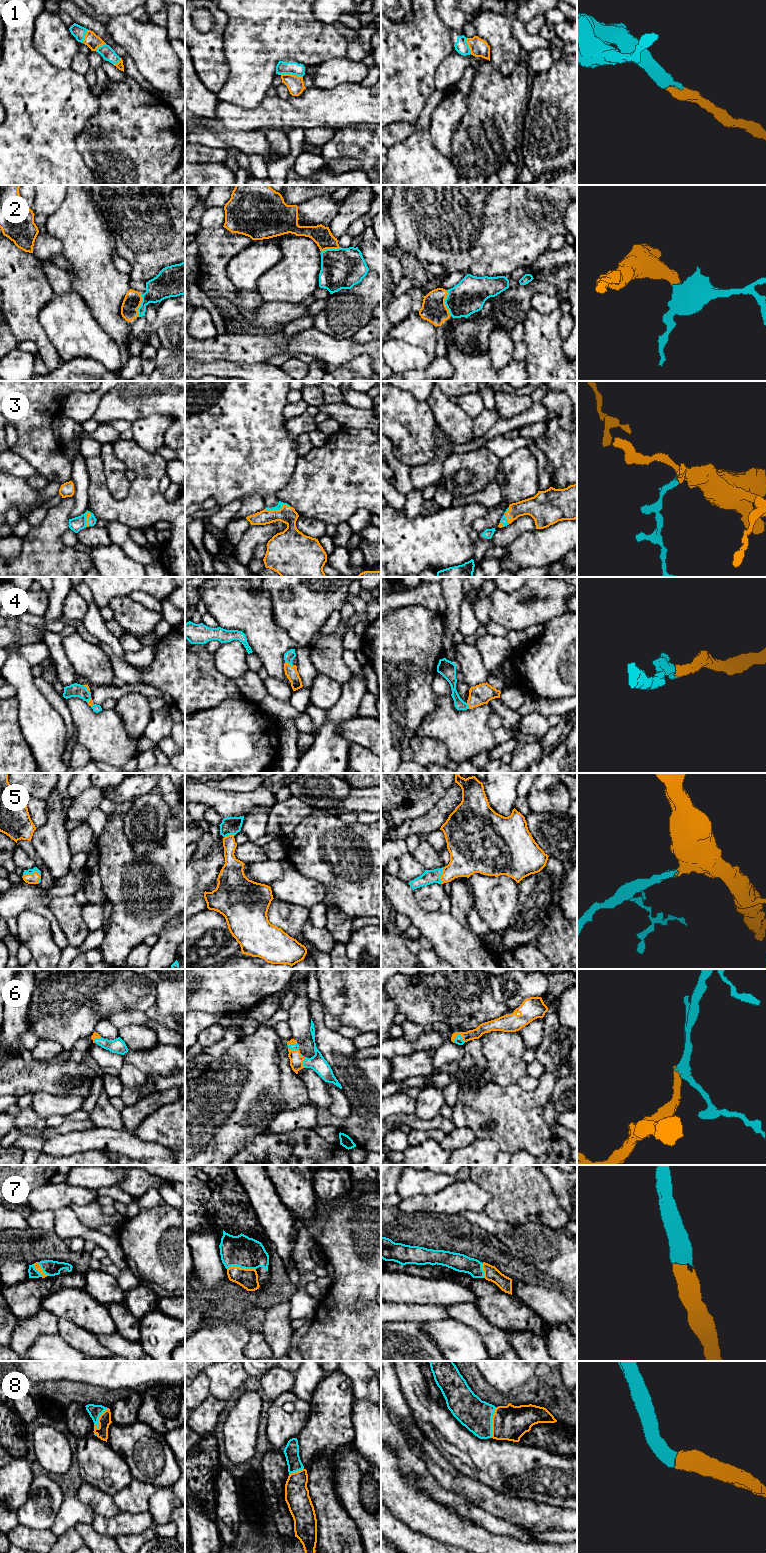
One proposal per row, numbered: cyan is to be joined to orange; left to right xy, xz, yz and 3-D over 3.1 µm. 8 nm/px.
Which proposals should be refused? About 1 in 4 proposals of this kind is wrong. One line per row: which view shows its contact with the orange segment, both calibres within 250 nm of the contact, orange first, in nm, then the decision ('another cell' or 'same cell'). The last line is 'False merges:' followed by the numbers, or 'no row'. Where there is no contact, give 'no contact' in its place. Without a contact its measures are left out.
1: meets orange in xz; 140 nm thick on the orange side, 100 nm on the other; same cell
2: meets orange in yz; 200 nm thick on the orange side, 280 nm on the other; same cell
3: meets orange in xz; 170 nm thick on the orange side, 50 nm on the other; same cell
4: meets orange in xz; 100 nm thick on the orange side, 80 nm on the other; same cell
5: meets orange in xy; 90 nm thick on the orange side, 50 nm on the other; same cell
6: meets orange in yz; 90 nm thick on the orange side, 60 nm on the other; same cell
7: meets orange in xz; 160 nm thick on the orange side, 260 nm on the other; same cell
8: meets orange in yz; 280 nm thick on the orange side, 260 nm on the other; same cell
False merges: no row

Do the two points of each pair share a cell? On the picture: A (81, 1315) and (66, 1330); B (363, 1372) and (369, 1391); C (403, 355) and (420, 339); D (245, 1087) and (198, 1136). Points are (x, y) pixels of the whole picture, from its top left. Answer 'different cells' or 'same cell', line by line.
A: different cells
B: same cell
C: different cells
D: same cell

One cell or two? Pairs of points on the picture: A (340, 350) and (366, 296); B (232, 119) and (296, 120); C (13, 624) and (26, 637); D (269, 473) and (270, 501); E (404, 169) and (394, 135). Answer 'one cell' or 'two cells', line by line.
A: two cells
B: one cell
C: two cells
D: two cells
E: two cells

